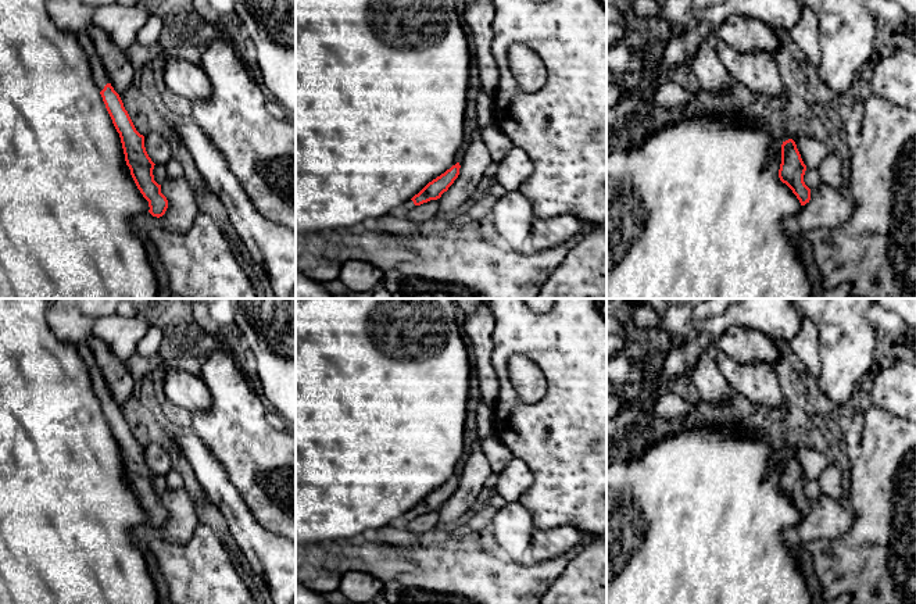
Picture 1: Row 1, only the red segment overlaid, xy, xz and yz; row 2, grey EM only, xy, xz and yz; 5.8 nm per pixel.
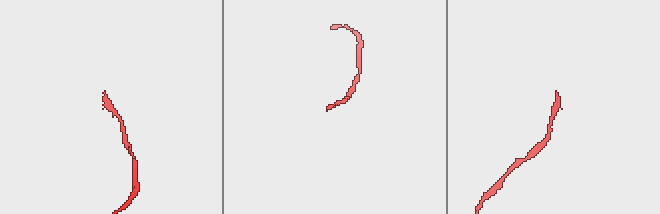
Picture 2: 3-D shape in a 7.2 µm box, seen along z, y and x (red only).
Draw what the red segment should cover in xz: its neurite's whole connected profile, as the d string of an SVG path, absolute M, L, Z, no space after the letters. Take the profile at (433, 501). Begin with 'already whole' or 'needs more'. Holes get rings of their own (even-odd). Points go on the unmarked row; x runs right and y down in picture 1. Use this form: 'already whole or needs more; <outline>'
needs more; M459 473L452 476L450 480L447 480L444 485L429 493L418 505L415 505L411 511L404 514L401 518L402 521L412 521L415 517L421 517L423 514L427 514L430 511L437 511L441 508L444 503L448 501L448 498L454 494L454 492L459 486Z

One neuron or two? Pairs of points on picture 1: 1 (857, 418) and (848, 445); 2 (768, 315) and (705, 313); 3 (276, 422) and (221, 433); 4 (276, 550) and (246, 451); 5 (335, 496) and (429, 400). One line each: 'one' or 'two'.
1: one
2: two
3: two
4: two
5: one

